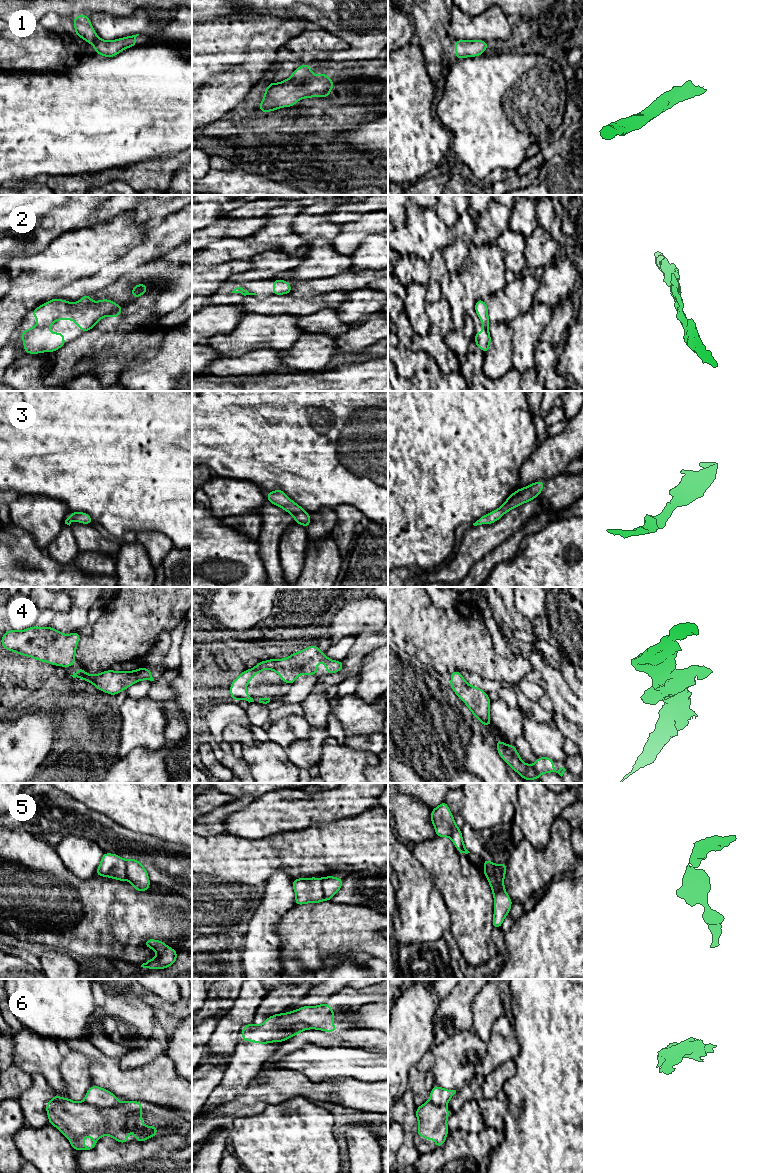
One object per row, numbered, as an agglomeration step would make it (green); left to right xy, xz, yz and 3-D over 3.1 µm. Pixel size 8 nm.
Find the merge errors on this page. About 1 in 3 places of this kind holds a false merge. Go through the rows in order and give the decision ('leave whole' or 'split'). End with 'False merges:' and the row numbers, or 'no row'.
1: leave whole
2: leave whole
3: leave whole
4: leave whole
5: split
6: split
False merges: 5, 6

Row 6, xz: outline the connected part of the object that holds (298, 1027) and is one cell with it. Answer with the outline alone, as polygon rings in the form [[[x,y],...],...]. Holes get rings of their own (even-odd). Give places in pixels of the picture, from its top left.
[[[296,1023],[294,1024],[290,1030],[283,1032],[282,1033],[282,1041],[280,1043],[282,1043],[284,1040],[295,1036],[296,1034],[303,1032],[304,1030],[309,1029],[304,1023]]]

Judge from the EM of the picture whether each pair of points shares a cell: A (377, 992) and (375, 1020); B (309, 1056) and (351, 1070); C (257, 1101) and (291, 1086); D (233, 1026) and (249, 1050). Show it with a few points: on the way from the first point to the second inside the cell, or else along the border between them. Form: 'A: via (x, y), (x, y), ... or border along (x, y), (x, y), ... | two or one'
A: border along (377, 1002), (365, 1003), (353, 1009) | two
B: via (319, 1059), (324, 1063), (341, 1063) | one
C: via (265, 1093), (283, 1086) | one
D: border along (240, 1029), (239, 1042), (229, 1057) | two

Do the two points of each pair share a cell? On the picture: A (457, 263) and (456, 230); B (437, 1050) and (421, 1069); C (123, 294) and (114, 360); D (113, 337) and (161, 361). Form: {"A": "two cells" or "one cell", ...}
{"A": "one cell", "B": "two cells", "C": "two cells", "D": "two cells"}

